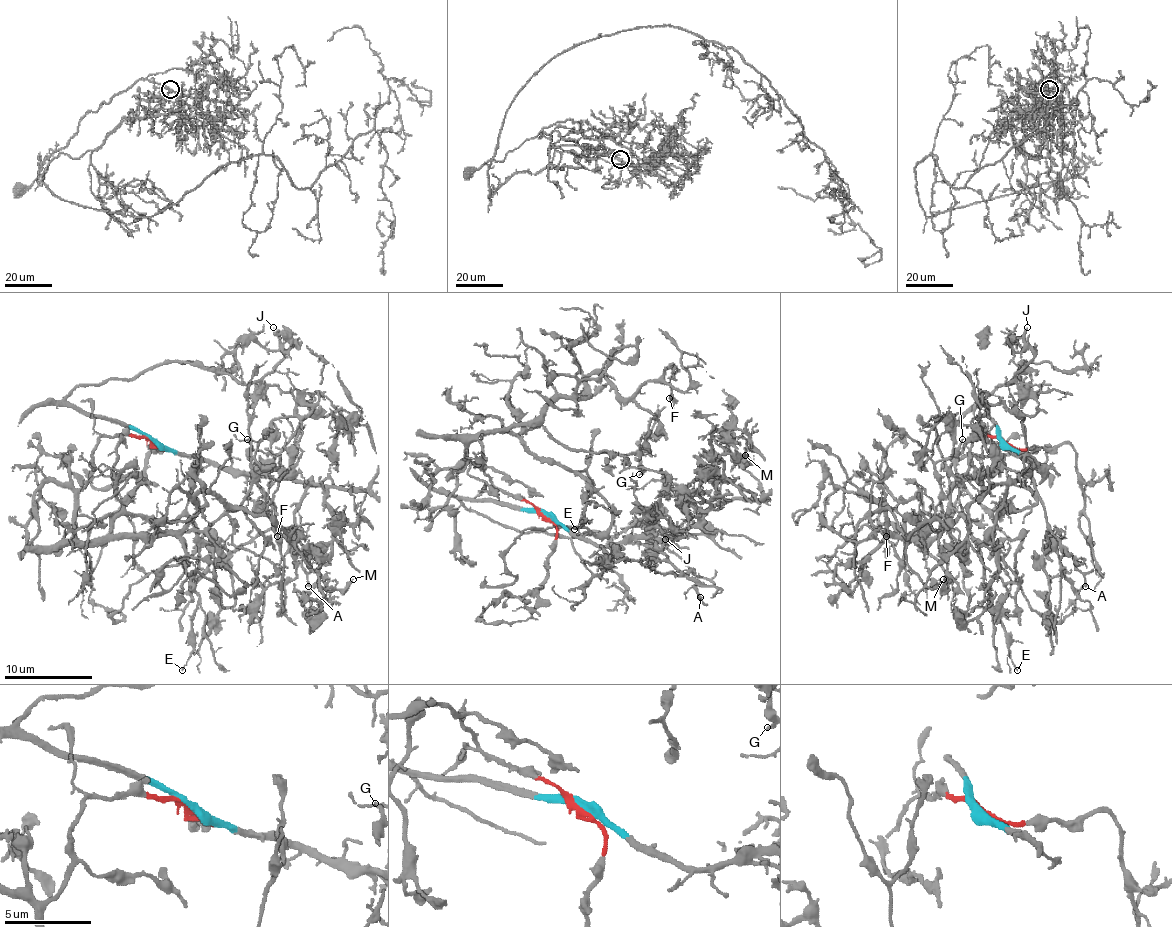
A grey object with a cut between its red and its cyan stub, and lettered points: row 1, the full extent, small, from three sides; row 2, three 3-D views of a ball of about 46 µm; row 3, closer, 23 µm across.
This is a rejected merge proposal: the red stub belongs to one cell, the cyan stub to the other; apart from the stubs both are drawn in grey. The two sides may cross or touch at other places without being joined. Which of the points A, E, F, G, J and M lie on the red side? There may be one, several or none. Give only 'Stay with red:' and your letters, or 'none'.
Stay with red: E, F, G

